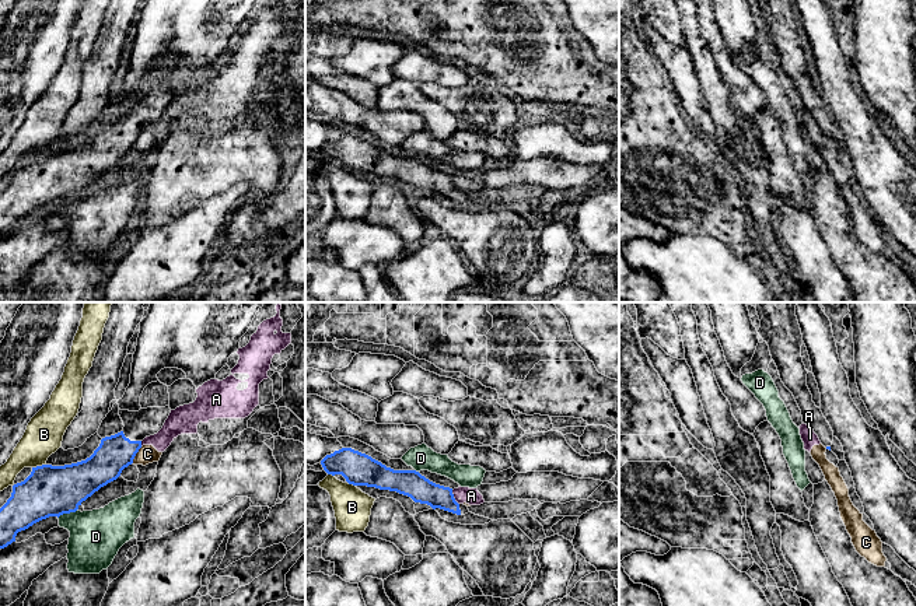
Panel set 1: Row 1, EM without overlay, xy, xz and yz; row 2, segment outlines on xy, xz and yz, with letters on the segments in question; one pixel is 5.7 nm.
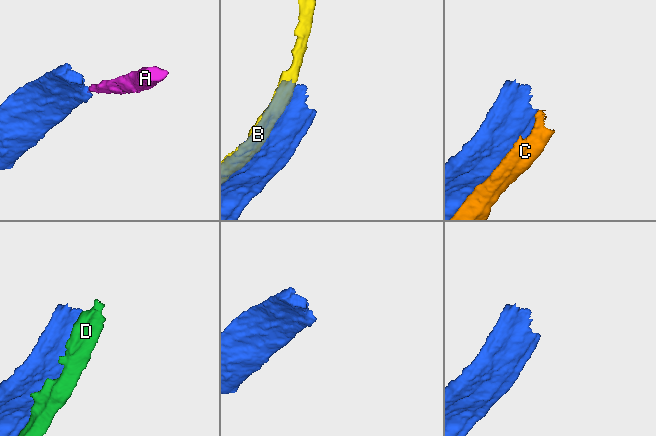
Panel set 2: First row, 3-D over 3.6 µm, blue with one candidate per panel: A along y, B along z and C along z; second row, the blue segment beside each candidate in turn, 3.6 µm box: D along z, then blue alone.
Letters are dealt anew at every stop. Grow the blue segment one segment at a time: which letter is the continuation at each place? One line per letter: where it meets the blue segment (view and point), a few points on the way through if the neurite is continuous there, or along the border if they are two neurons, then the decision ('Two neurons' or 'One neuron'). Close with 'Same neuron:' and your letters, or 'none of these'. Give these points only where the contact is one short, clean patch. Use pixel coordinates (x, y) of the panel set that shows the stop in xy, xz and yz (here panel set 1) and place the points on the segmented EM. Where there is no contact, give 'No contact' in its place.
A: Touches blue at xz (453, 497). Boundary: xz (451, 490), (458, 504). Two neurons
B: Touches blue at xy (38, 466). Two neurons
C: Touches blue at xy (135, 455). Two neurons
D: Touches blue at xy (67, 512). Two neurons
Same neuron: none of these

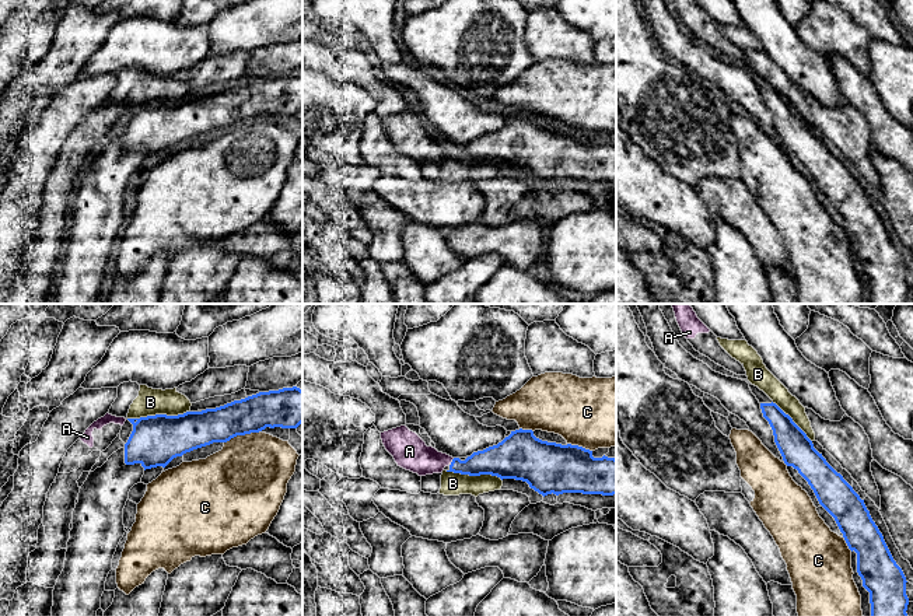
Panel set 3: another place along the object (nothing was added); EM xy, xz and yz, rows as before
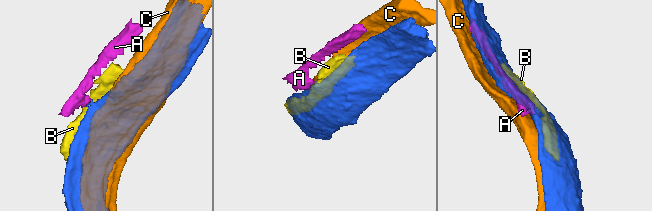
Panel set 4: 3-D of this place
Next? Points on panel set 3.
A: Touches blue at xz (451, 462). Boundary: xz (454, 458), (450, 465). Two neurons
B: Touches blue at xy (157, 415). Two neurons
C: Touches blue at xy (241, 434). Two neurons
Same neuron: none of these

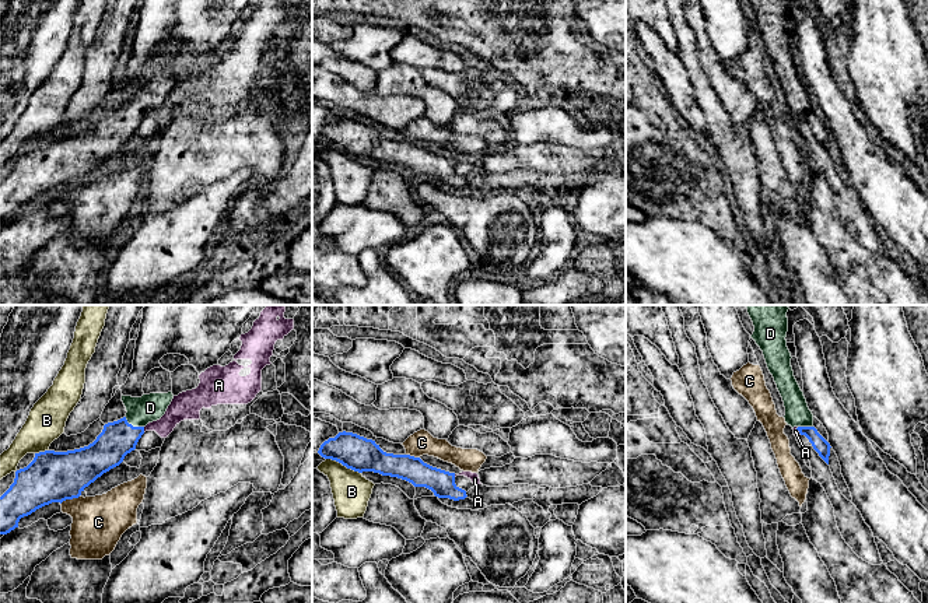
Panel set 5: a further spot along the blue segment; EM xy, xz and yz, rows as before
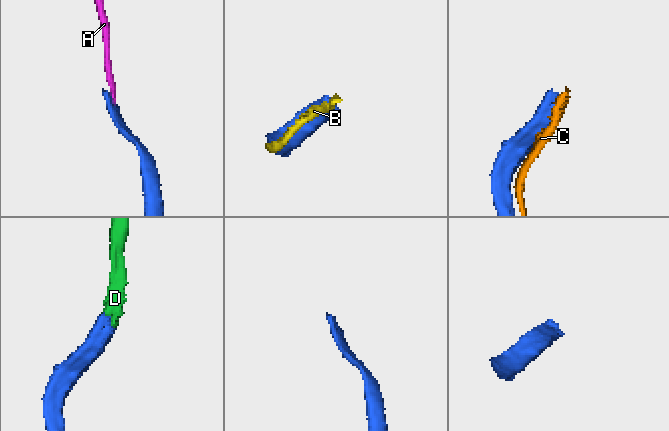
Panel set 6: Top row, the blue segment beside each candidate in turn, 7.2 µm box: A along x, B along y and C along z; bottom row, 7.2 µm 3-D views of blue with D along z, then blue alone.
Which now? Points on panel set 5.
A: Touches blue at xy (143, 430). Boundary: xy (143, 427), (144, 431). Two neurons
B: Touches blue at xz (343, 465). Two neurons
C: Touches blue at xy (70, 498). Two neurons
D: Touches blue at xy (132, 426). One neuron
Same neuron: D

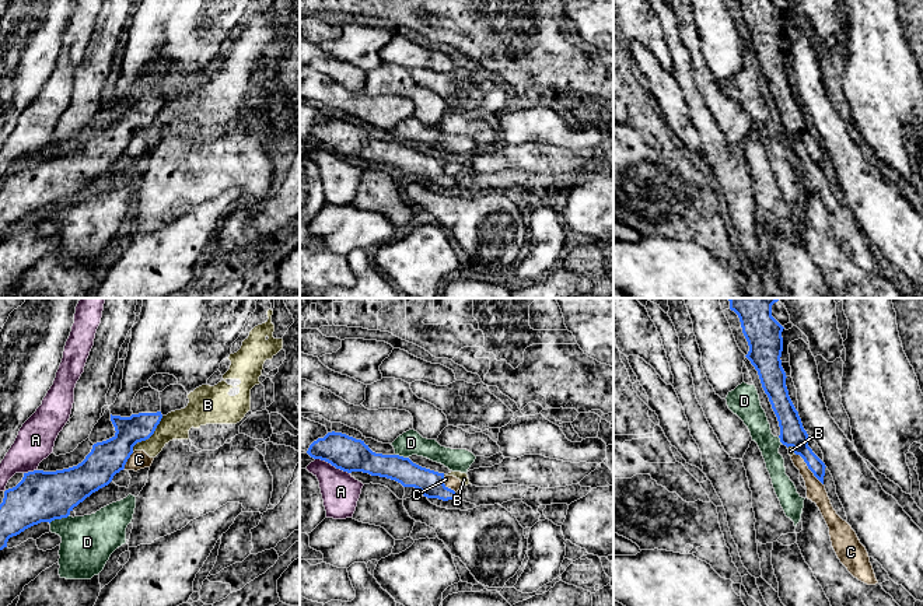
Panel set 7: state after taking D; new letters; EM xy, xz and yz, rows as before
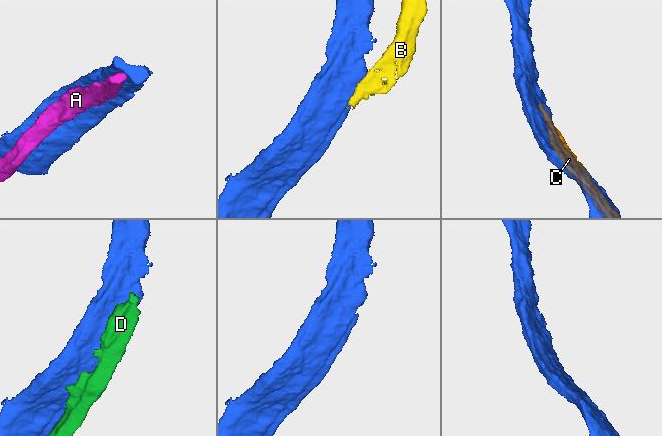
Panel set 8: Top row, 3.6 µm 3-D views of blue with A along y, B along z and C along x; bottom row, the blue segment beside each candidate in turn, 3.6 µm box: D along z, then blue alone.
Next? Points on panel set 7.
A: Touches blue at xz (332, 465). Two neurons
B: Touches blue at xy (149, 437). Two neurons
C: Touches blue at yz (808, 468). Two neurons
D: Touches blue at xy (59, 518). Two neurons
Same neuron: none of these

